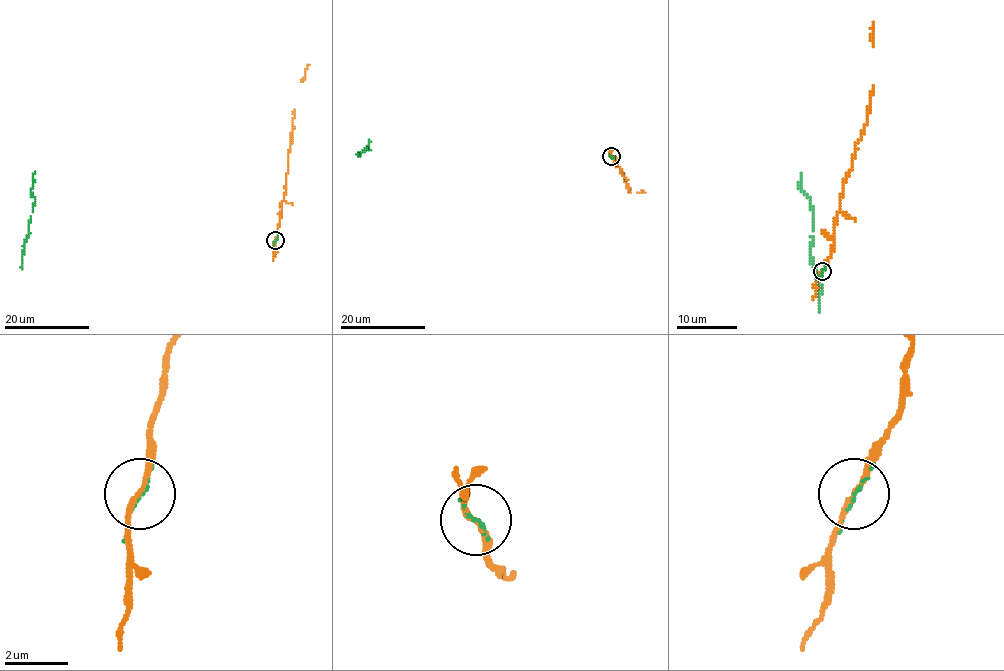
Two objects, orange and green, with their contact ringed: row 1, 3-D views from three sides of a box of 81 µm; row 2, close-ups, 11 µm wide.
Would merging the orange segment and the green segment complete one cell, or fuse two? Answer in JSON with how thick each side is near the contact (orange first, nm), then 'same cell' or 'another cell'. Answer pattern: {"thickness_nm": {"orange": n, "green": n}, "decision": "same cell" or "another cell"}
{"thickness_nm": {"orange": 150, "green": 90}, "decision": "same cell"}

